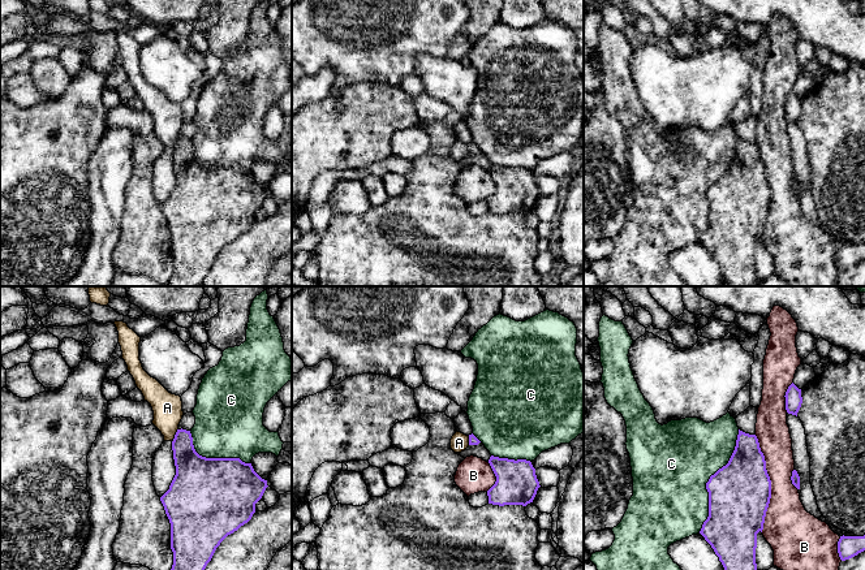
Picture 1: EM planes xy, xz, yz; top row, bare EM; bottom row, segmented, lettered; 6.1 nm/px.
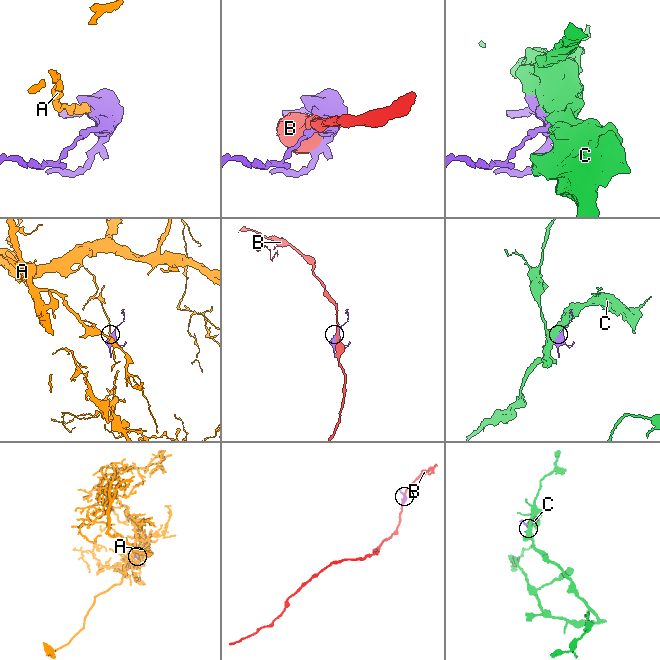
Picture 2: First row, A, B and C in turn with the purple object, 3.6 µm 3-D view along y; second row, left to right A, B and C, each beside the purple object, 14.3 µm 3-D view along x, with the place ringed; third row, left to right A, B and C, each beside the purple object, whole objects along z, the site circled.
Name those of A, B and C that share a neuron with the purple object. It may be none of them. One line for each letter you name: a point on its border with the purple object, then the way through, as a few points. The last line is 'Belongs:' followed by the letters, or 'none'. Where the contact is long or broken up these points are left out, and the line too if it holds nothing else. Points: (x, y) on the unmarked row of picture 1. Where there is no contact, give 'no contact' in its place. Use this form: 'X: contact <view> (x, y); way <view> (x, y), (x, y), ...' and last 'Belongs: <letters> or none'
Belongs: none

